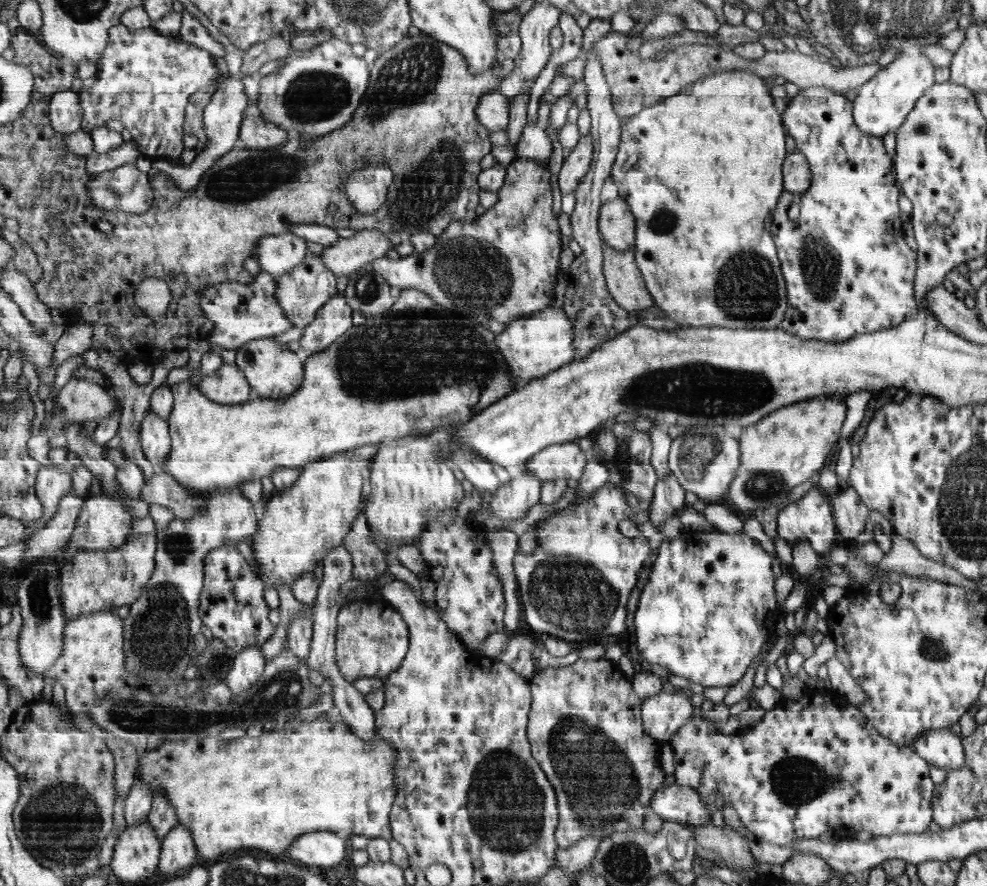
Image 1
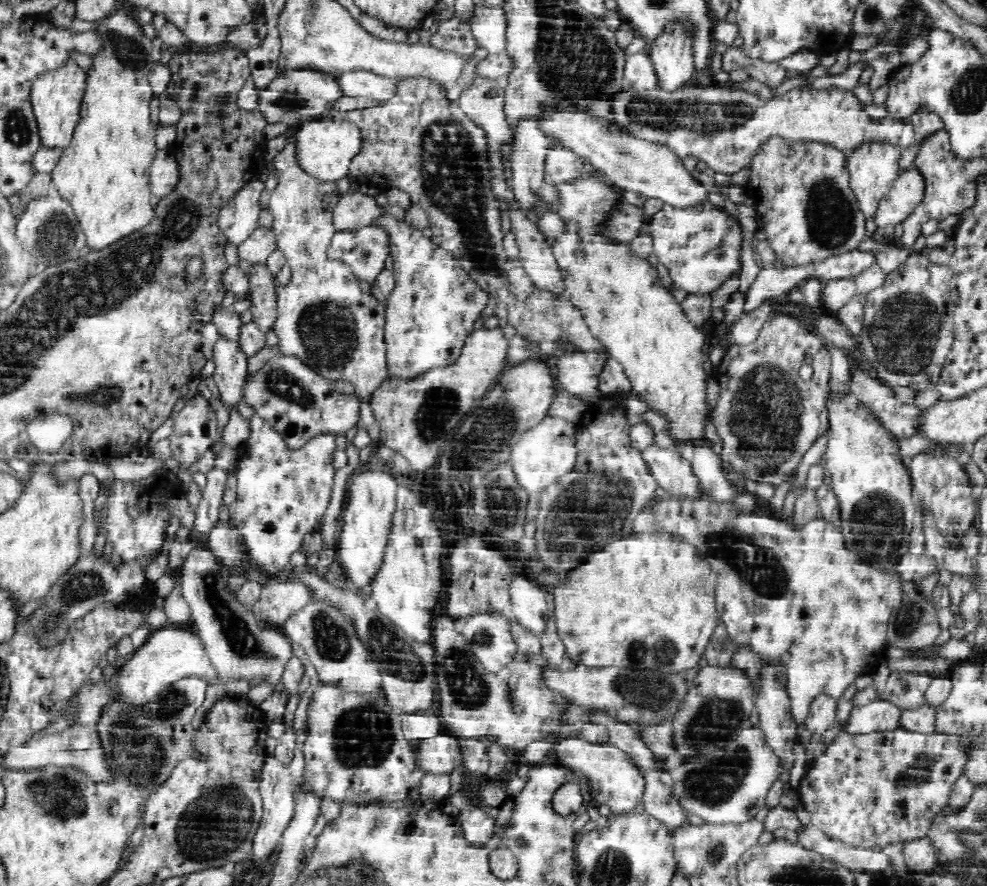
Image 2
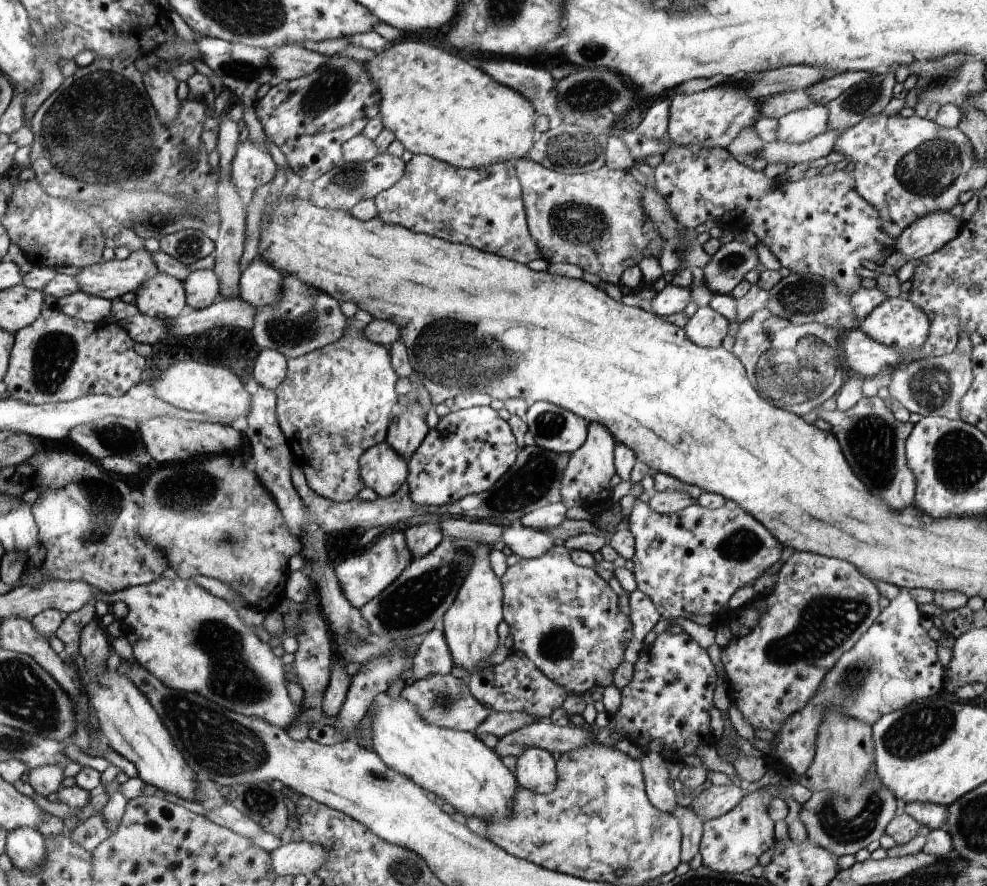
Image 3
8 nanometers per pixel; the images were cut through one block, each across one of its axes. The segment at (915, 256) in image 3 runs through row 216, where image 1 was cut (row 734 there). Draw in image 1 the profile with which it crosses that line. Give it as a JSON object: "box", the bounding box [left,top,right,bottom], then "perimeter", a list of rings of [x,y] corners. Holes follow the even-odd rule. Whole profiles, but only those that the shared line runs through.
{"box":[913,728,965,772],"perimeter":[[[947,728],[925,732],[925,736],[913,744],[913,750],[939,770],[957,772],[959,768],[965,768],[965,748],[961,746],[961,738]]]}

